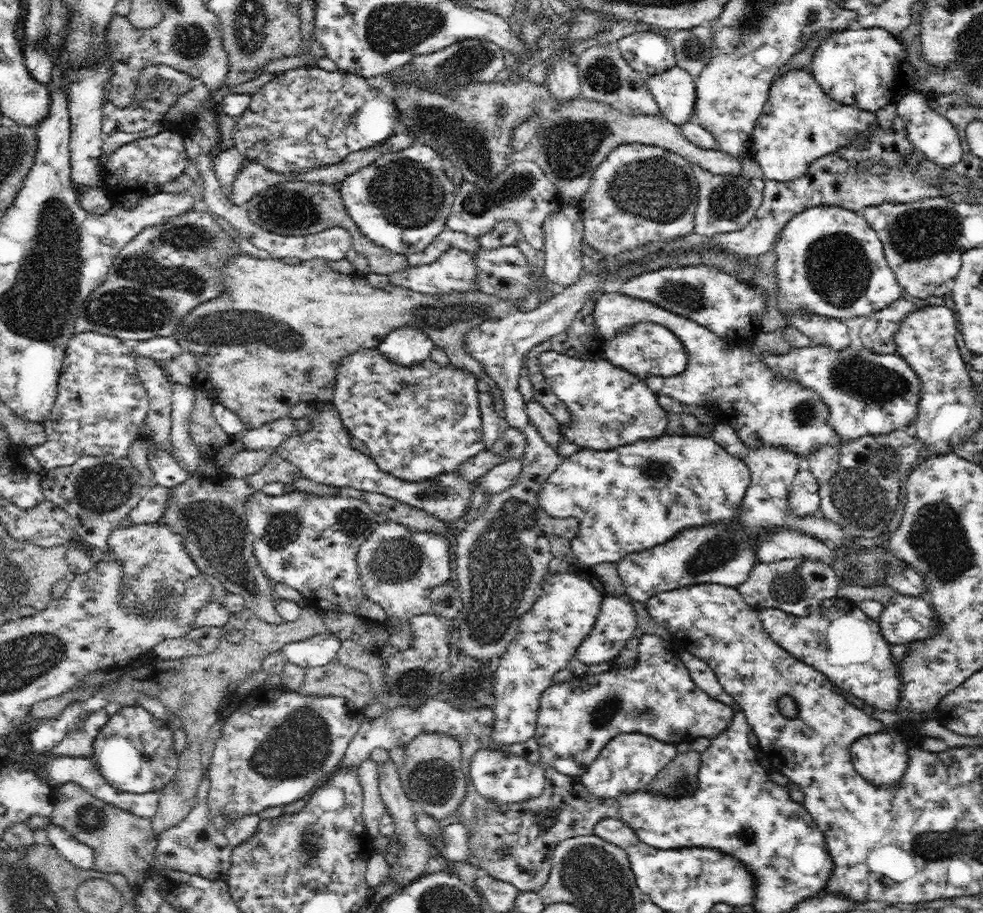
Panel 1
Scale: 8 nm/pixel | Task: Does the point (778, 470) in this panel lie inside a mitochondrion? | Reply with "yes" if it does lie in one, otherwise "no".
no

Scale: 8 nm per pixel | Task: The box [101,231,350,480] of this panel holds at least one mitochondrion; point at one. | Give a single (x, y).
(282, 337)

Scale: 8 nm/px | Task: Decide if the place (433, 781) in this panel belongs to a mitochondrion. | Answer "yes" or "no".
yes

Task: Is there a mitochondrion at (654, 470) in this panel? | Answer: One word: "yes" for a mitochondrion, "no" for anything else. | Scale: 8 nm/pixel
yes

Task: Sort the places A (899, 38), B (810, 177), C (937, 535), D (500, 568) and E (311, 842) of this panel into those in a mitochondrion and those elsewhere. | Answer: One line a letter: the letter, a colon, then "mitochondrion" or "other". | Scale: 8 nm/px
A: other
B: other
C: mitochondrion
D: mitochondrion
E: mitochondrion

